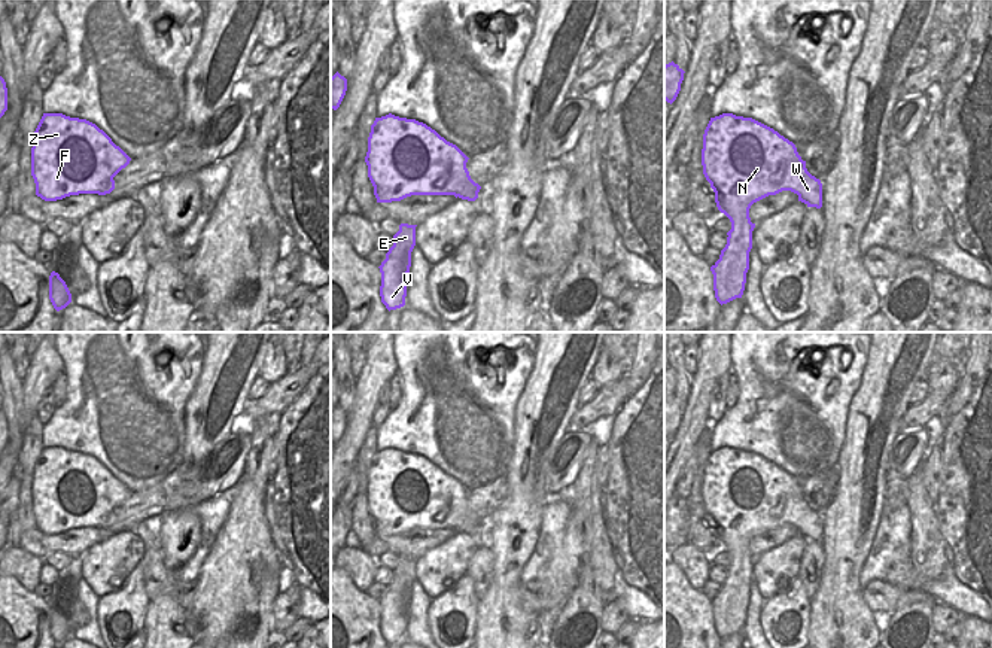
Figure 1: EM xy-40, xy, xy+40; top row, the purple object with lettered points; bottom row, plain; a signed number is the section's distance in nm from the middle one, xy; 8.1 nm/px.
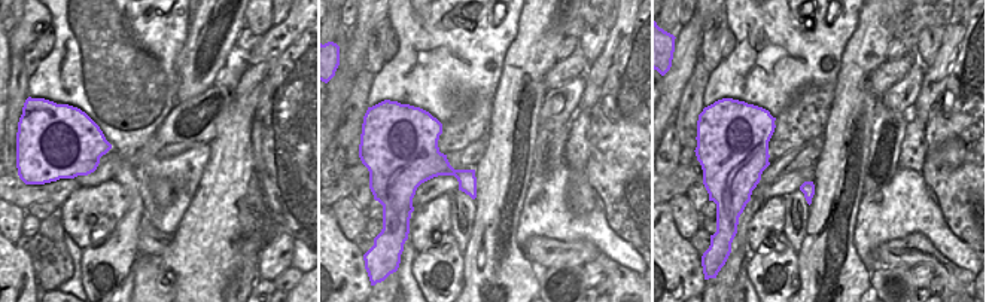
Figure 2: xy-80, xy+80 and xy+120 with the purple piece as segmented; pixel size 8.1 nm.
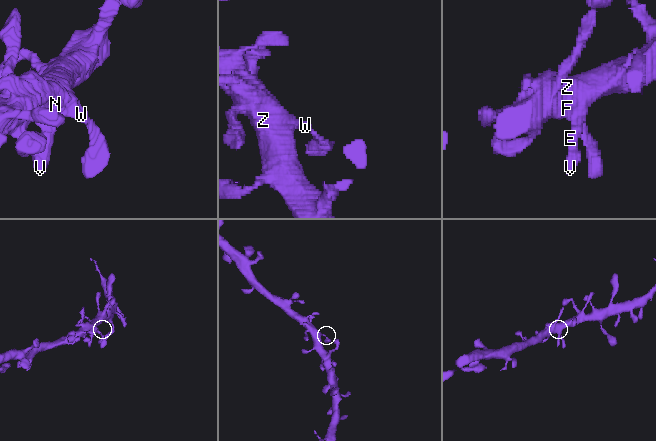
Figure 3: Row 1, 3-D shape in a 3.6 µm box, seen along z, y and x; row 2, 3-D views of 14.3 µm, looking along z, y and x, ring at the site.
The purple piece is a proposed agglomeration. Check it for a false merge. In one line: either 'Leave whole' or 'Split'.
Leave whole

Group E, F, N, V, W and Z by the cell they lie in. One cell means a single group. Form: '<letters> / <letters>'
E F N V W Z

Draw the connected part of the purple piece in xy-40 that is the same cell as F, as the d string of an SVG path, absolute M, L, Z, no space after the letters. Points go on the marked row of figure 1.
M43 113L31 147L36 195L45 201L57 201L79 194L110 194L115 189L113 177L130 161L131 158L95 124L63 113Z

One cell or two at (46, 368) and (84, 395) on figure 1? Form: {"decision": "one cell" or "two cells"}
{"decision": "two cells"}

